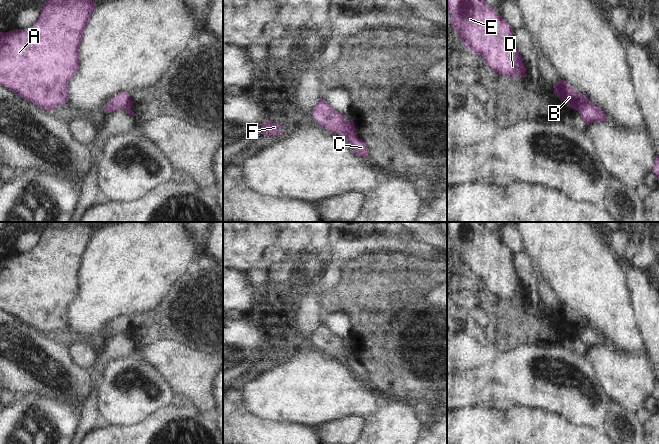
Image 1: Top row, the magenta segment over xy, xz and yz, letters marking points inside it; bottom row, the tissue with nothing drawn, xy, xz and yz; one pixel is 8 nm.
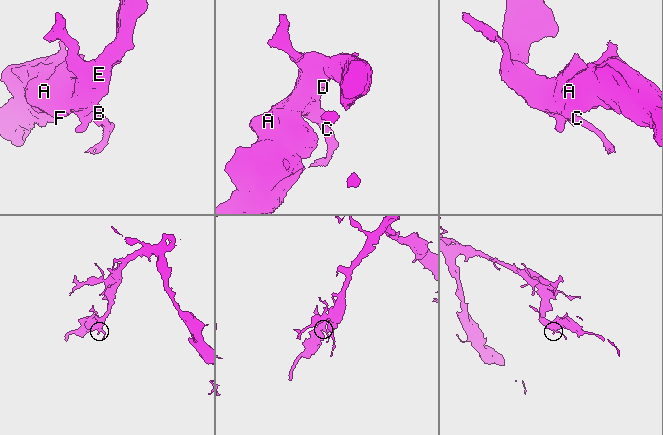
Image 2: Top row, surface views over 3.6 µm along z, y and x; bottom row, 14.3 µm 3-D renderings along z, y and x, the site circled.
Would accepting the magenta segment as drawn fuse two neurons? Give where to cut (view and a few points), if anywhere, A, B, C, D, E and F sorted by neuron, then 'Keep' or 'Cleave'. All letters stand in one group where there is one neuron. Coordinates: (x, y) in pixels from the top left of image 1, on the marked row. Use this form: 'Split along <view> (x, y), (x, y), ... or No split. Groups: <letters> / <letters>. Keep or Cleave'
Split along yz (588, 100), (577, 110). Groups: A B D E F / C. Cleave

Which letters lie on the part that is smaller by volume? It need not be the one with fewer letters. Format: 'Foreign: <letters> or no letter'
Foreign: C

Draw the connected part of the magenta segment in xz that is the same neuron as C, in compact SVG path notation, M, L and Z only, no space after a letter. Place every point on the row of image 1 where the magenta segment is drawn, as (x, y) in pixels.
M350 131L345 137L356 155L368 157L367 145L362 139L358 138L355 131Z

